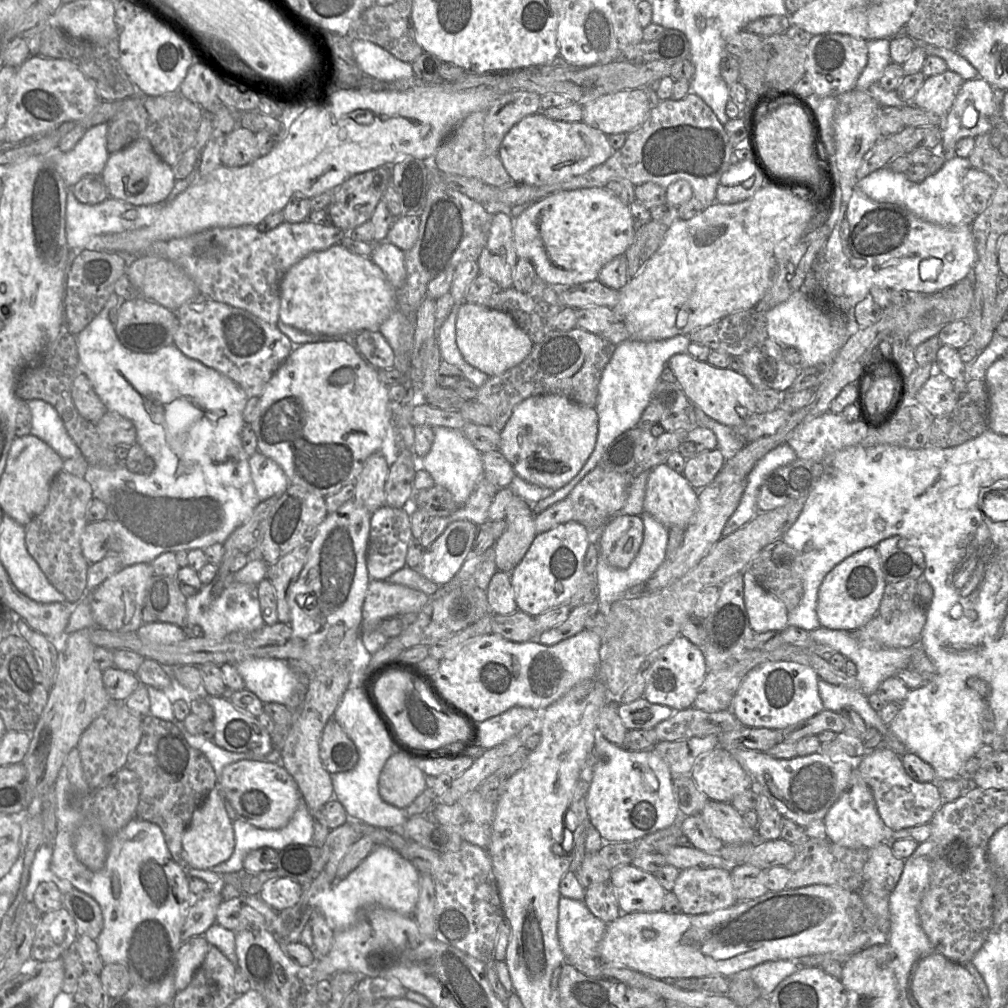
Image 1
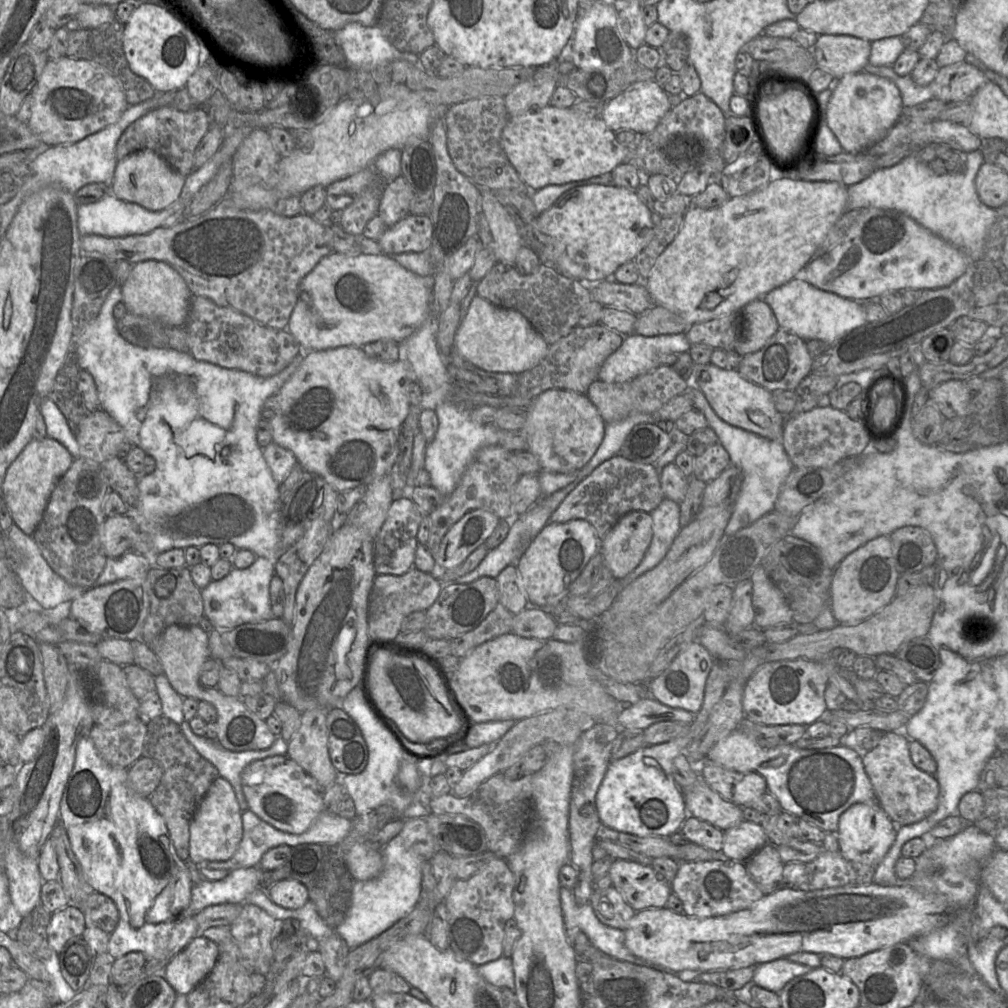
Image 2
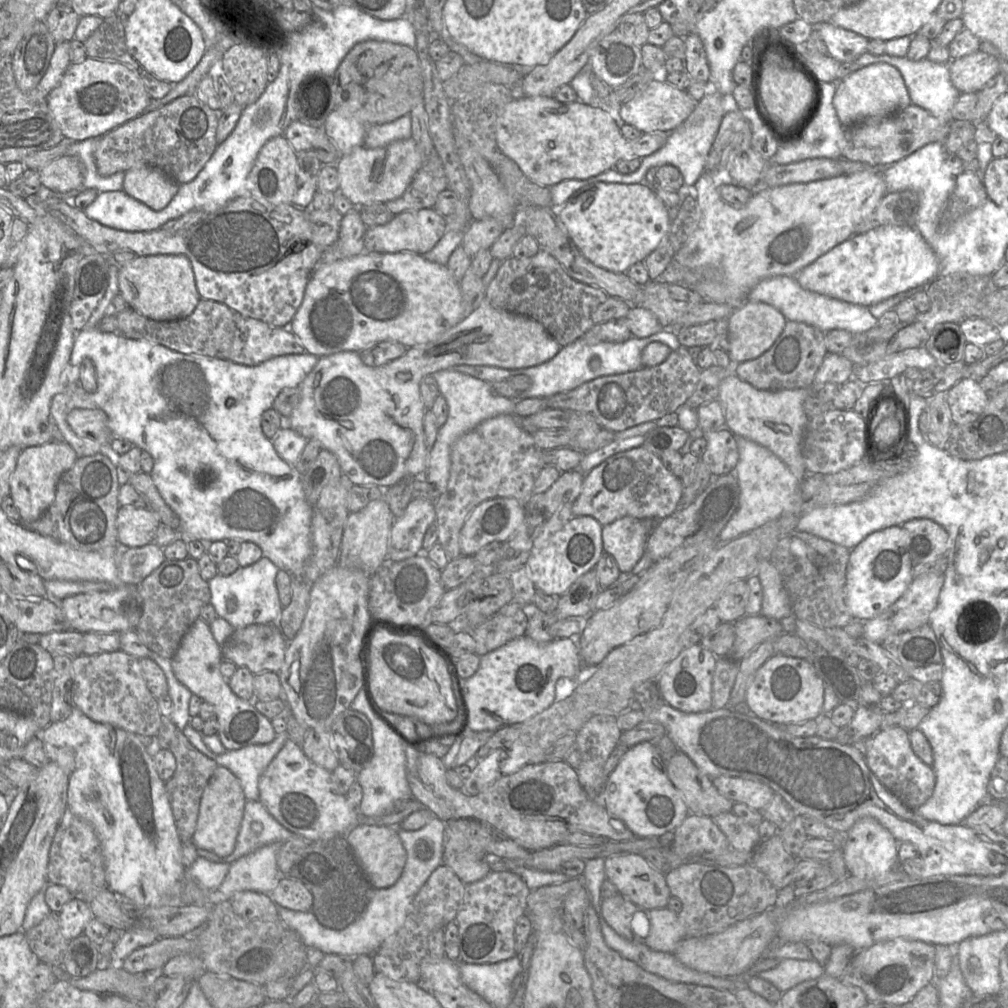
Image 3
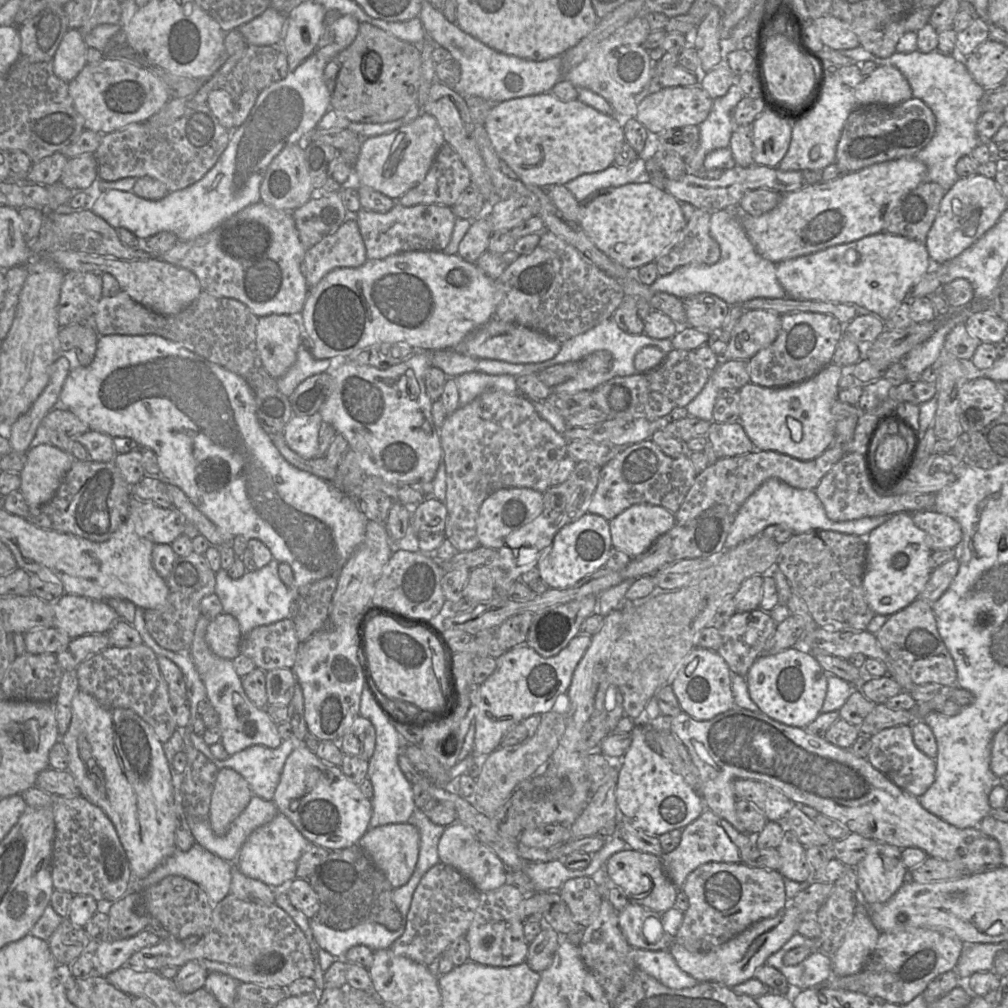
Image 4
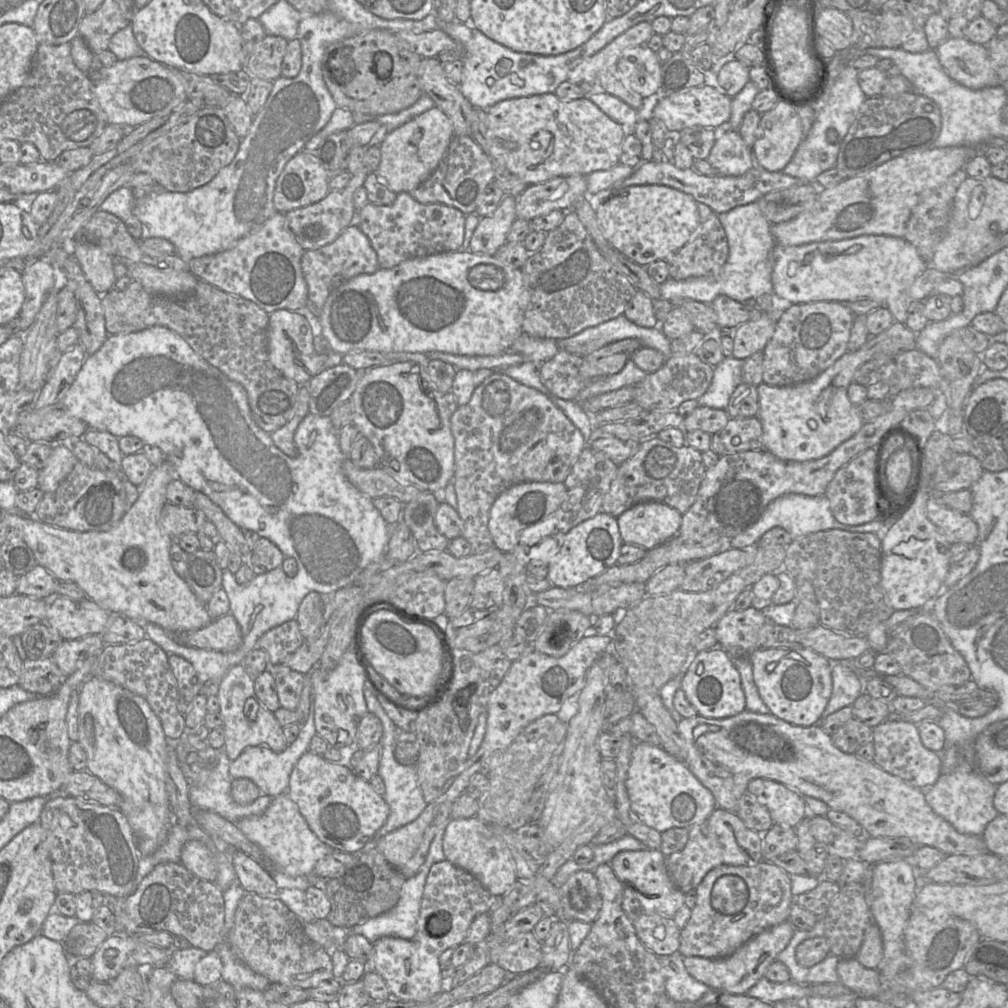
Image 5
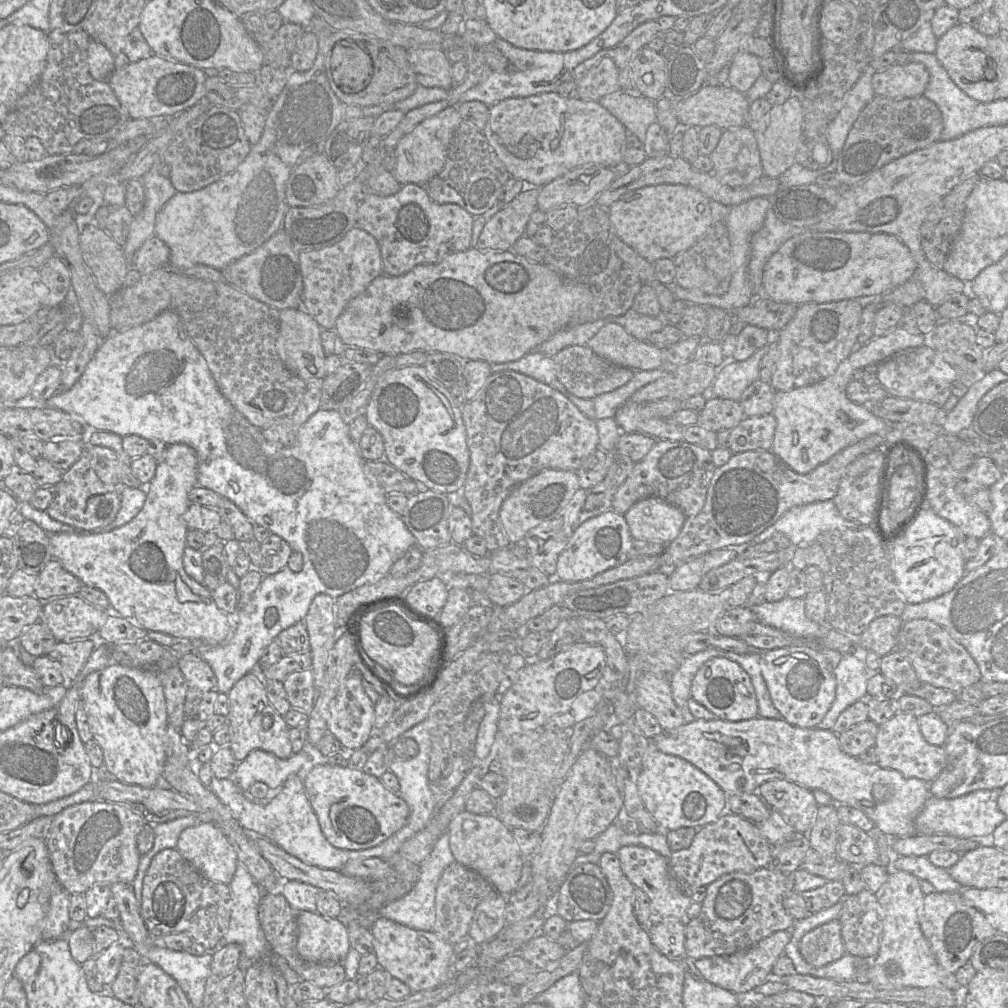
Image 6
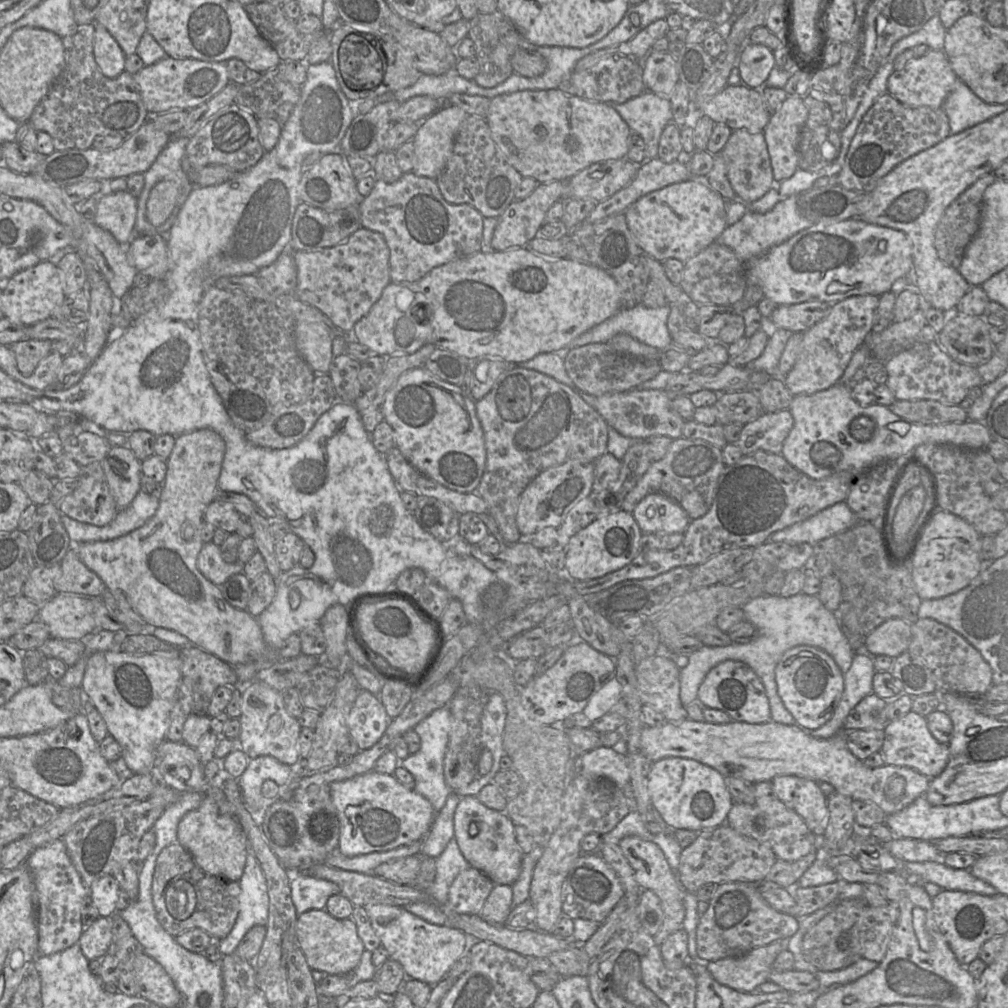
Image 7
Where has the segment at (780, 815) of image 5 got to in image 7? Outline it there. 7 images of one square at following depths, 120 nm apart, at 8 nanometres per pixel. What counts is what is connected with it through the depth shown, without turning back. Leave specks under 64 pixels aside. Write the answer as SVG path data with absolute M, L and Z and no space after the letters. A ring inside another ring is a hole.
M778 776L771 783L775 796L798 814L815 836L824 835L828 818L827 797L817 782L797 776Z

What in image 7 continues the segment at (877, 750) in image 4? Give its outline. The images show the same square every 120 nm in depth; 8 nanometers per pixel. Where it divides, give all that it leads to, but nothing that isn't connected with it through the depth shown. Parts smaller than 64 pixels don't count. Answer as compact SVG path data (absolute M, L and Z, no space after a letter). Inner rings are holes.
M910 711L904 717L889 722L883 731L884 741L879 752L886 765L911 768L928 778L937 777L945 769L949 761L949 747L931 735L925 717Z

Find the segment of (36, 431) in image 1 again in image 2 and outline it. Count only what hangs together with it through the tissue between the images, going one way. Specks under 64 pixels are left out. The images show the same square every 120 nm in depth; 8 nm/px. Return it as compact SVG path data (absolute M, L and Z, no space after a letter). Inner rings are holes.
M45 398L40 405L40 411L46 424L47 436L64 445L74 459L79 458L79 445L75 432L71 430L57 405Z

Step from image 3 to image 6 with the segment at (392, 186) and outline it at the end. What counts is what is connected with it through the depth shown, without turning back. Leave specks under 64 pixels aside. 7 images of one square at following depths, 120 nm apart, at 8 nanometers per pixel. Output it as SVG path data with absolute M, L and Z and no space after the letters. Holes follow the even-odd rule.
M449 106L436 115L423 120L401 138L394 148L397 158L396 167L390 171L397 181L401 185L425 185L435 177L446 163L449 145L462 121L457 107Z

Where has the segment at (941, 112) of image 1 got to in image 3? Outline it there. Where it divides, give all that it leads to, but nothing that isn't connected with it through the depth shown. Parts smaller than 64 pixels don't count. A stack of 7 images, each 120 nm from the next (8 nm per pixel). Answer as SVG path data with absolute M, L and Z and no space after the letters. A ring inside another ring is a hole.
M981 50L948 63L950 79L962 93L978 92L1000 72L1000 58Z

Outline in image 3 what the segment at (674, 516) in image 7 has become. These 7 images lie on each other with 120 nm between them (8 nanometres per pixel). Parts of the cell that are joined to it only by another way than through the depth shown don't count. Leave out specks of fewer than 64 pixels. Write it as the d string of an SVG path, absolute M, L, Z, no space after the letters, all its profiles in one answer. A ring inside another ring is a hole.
M624 516L603 526L603 550L614 557L620 572L631 572L642 558L655 521Z

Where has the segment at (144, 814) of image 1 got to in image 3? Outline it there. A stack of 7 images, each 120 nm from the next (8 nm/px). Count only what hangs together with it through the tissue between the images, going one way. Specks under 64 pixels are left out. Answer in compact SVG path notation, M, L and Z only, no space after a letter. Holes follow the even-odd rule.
M169 717L162 718L155 739L160 749L171 751L176 759L176 770L173 776L165 782L166 793L181 841L192 840L197 826L202 795L218 764L195 748Z

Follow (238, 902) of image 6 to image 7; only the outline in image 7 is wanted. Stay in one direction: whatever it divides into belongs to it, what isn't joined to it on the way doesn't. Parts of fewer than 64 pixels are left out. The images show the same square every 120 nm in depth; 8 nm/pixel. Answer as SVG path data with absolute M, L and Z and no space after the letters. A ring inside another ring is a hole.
M249 848L240 880L239 912L230 933L219 941L222 955L232 954L246 933L255 926L266 926L269 897L262 868Z

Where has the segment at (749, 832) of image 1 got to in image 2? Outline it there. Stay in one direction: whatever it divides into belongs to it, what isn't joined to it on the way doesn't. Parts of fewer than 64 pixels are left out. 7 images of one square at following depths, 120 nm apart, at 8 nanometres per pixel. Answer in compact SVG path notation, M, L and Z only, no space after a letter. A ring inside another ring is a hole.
M699 771L696 782L689 789L684 789L683 797L688 815L703 820L722 831L743 821L743 808L712 790Z

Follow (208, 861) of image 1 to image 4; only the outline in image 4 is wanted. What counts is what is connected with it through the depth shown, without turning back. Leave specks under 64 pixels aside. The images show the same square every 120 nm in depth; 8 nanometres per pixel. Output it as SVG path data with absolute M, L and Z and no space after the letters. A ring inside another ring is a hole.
M231 768L219 769L208 815L213 832L225 835L253 795L248 782L238 772Z

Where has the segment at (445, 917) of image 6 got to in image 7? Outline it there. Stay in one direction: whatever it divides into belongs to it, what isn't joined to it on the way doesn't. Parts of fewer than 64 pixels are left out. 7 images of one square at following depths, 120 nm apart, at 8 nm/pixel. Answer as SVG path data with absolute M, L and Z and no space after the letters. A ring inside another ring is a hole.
M468 867L456 876L449 887L442 911L479 915L494 886L495 883L485 873Z

